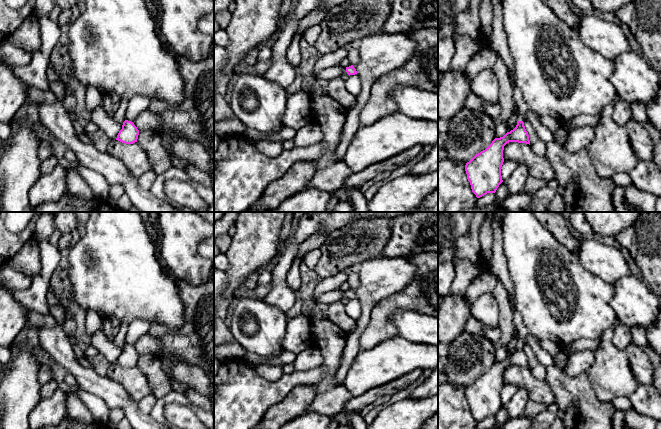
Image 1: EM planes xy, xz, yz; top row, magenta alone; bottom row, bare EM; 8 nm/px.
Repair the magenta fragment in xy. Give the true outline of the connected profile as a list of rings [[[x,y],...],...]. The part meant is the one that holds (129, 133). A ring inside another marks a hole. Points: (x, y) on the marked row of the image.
[[[120,99],[120,105],[112,118],[122,125],[122,129],[119,131],[116,140],[125,144],[133,144],[137,142],[139,130],[133,122],[125,118],[127,106],[128,101],[126,99]]]

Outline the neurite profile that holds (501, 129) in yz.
[[[506,122],[497,123],[495,127],[495,137],[503,137],[508,132]]]

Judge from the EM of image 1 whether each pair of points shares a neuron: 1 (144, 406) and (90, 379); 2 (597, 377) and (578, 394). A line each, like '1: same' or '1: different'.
1: different
2: different

